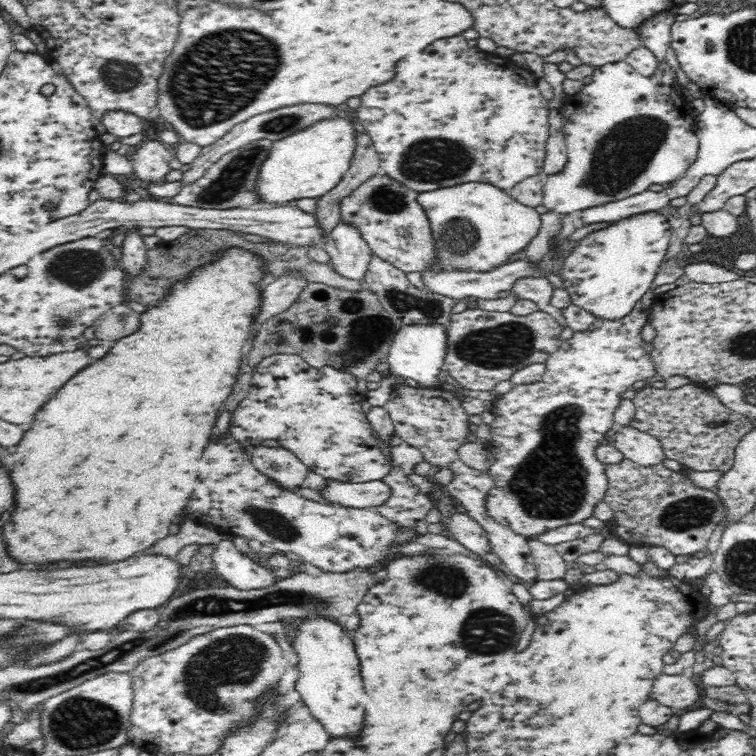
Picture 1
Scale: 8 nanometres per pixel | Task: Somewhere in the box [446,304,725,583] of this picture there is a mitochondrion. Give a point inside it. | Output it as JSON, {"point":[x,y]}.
{"point":[552,482]}

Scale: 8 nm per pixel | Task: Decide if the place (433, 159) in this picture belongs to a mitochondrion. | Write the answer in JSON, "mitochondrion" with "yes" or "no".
{"mitochondrion":"yes"}

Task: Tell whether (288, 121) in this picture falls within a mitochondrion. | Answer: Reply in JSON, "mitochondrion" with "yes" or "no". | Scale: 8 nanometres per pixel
{"mitochondrion":"yes"}

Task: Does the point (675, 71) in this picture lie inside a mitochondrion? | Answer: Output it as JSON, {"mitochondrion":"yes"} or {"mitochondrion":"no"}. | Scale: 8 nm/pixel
{"mitochondrion":"no"}

